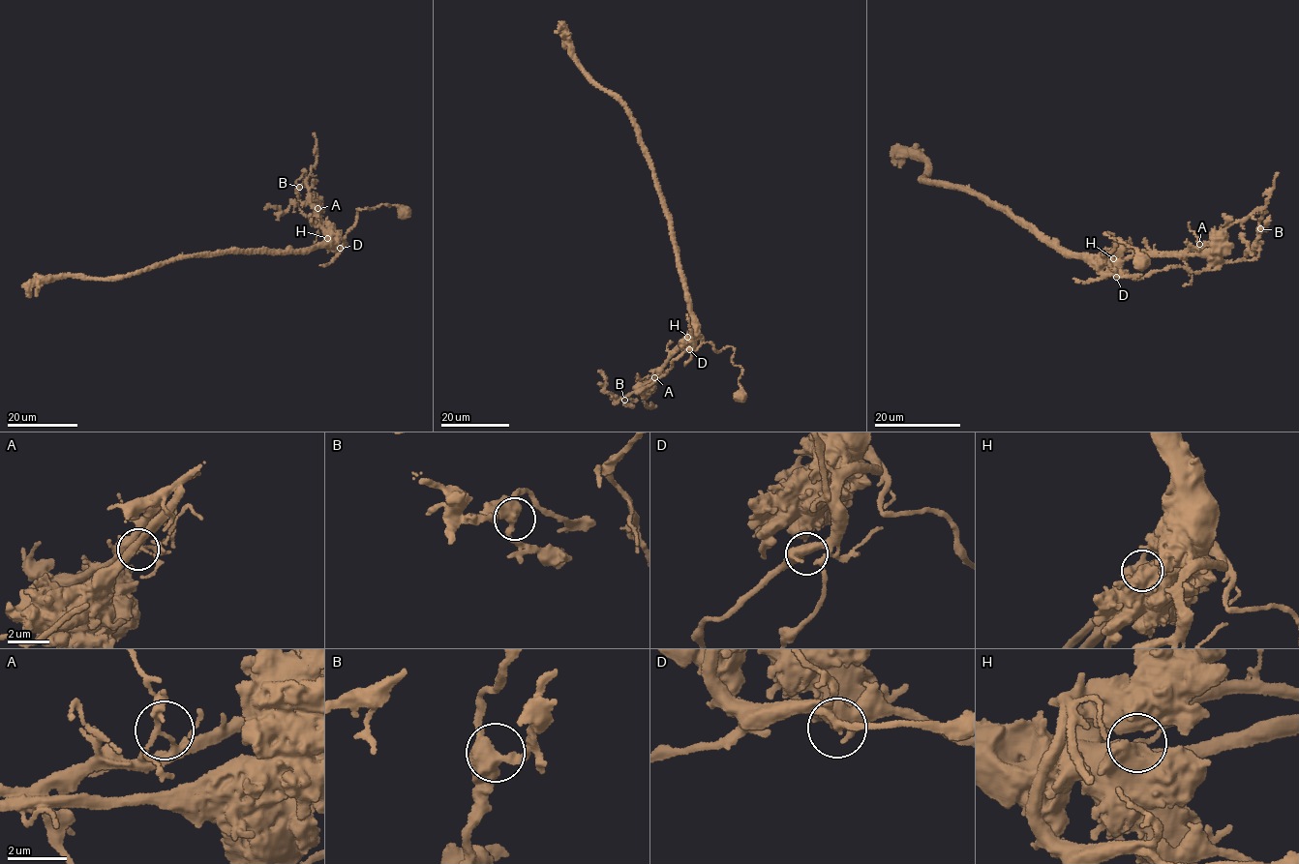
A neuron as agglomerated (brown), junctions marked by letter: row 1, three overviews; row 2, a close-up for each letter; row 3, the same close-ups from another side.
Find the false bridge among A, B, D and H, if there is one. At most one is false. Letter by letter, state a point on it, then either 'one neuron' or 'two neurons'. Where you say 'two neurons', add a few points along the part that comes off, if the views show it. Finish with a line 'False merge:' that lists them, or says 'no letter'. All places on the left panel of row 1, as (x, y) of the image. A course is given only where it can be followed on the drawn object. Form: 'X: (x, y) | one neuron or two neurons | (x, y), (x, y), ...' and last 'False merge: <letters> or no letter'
A: (317, 208) | one neuron
B: (299, 187) | one neuron
D: (340, 248) | one neuron
H: (327, 238) | two neurons | (326, 238), (334, 233), (341, 247), (332, 245), (329, 228), (295, 203), (282, 212), (265, 210)
False merge: H

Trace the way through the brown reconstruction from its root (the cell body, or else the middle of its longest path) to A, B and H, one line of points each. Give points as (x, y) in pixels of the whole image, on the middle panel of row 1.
A: (739, 396), (742, 371), (732, 361), (733, 348), (717, 352), (699, 334), (670, 354), (654, 377)
B: (739, 396), (742, 371), (732, 361), (733, 348), (717, 352), (693, 333), (649, 381), (614, 403), (624, 400)
H: (739, 396), (742, 371), (734, 364), (733, 347), (717, 352), (713, 345), (701, 342), (701, 336), (687, 336)

